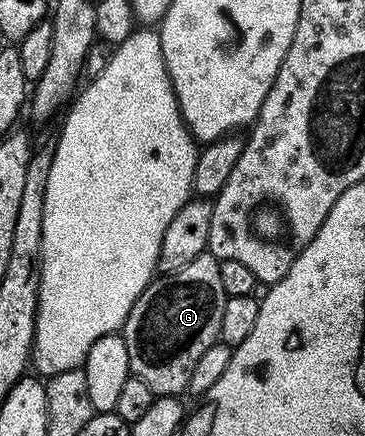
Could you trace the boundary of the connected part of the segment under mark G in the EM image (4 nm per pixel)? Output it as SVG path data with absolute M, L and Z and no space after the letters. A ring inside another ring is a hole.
M211 253L194 257L190 265L182 265L173 275L153 278L134 301L122 328L132 374L146 381L158 397L183 396L194 365L220 338L222 309L228 296L222 289L220 260Z

